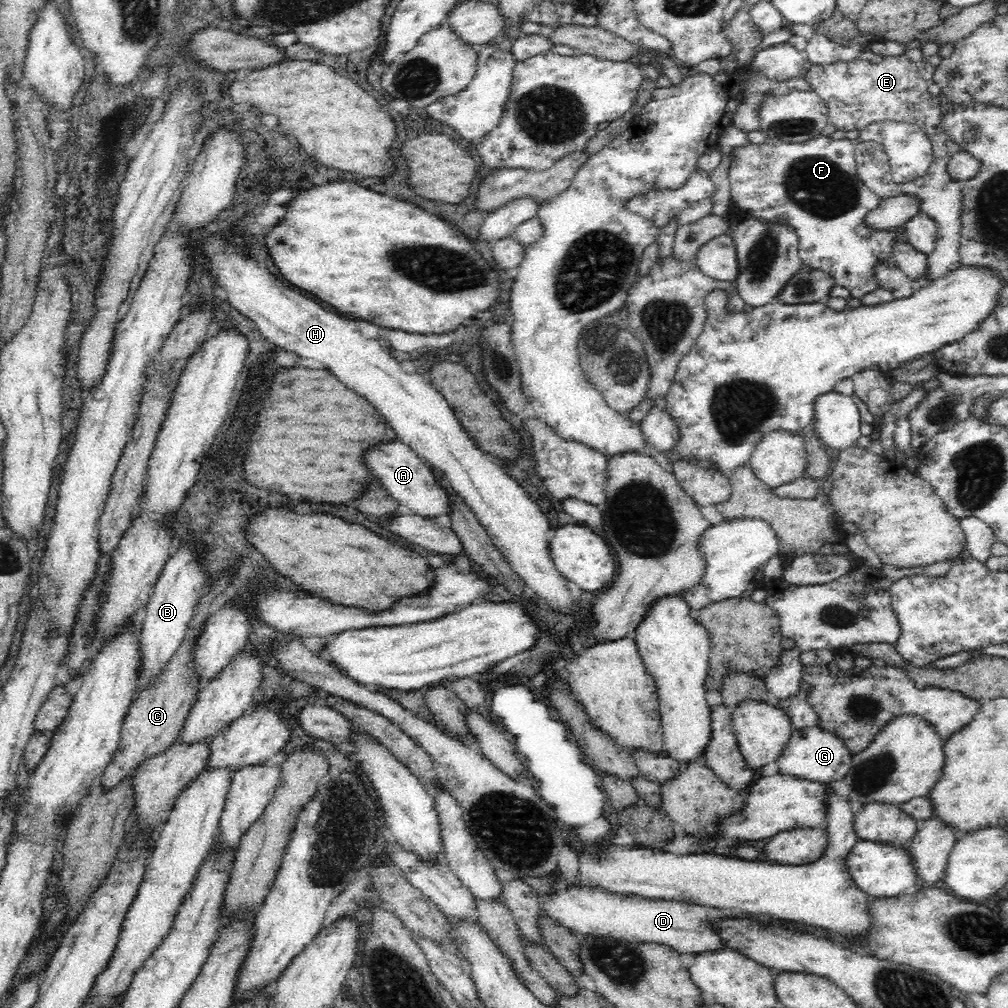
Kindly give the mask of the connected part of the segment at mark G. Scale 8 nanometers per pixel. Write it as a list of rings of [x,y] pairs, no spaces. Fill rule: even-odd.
[[[816,724],[806,728],[793,729],[782,754],[775,762],[780,773],[829,783],[840,780],[848,774],[852,755],[852,751],[846,747],[846,741],[834,729],[824,729]]]

